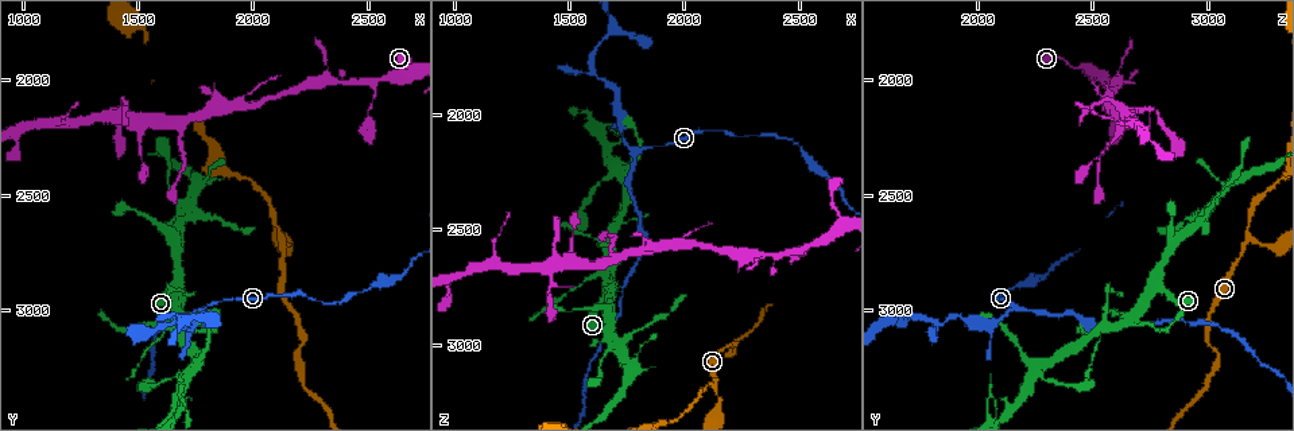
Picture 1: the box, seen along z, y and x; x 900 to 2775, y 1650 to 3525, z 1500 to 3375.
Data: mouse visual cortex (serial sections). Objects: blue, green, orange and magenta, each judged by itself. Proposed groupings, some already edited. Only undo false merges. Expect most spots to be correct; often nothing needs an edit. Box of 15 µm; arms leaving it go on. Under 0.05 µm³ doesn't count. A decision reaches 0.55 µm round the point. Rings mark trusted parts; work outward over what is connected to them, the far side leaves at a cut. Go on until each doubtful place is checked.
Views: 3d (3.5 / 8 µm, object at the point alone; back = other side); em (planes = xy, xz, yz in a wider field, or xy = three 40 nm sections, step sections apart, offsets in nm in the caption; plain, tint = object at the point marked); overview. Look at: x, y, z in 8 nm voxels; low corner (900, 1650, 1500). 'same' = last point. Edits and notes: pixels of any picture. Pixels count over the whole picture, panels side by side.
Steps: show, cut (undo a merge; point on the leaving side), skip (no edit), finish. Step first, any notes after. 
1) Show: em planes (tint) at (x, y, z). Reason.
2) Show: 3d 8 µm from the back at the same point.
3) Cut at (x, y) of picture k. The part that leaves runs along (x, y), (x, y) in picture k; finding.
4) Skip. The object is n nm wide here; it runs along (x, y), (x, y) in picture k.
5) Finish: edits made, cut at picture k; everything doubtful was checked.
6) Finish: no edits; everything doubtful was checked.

Show: 3d 8 µm at (2130, 2720, 3170). Sharp bend.

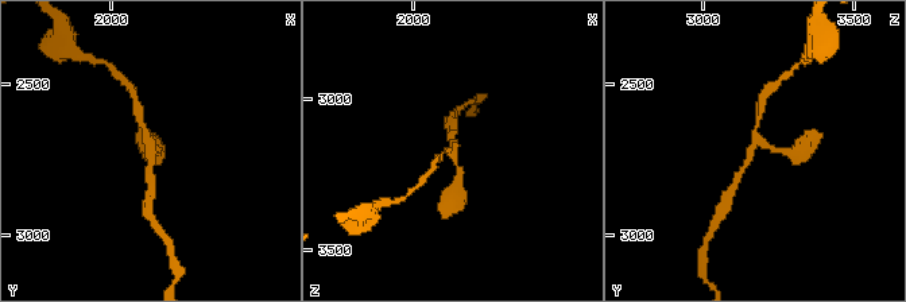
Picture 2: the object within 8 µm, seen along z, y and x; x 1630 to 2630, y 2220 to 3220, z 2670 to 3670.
Show: 3d 3.5 µm at (2120, 2710, 3160). Closer look.

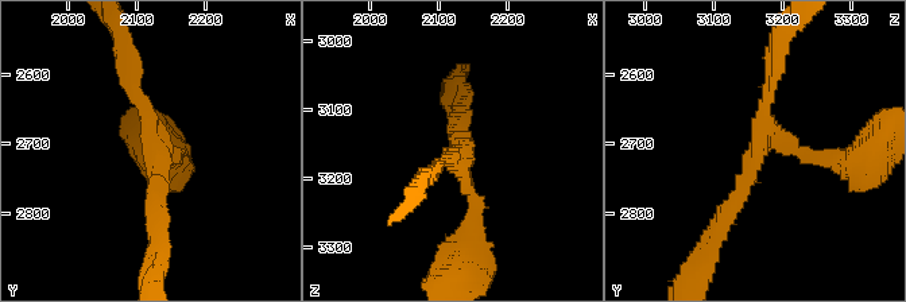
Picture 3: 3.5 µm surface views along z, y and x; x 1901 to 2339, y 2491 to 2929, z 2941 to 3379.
Show: em planes (tint) at (2130, 2710, 3160). 3 arms meet here; the arms are 150, 200, 200 nm wide; need the tissue.

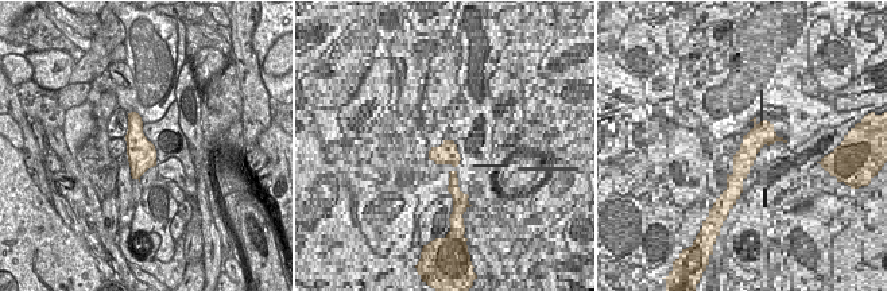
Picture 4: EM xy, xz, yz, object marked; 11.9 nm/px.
Skip. The object is 360 nm wide here; it runs along (719, 228), (759, 146), (777, 68) in picture 3; one cell here.

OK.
Show: 3d 3.5 µm at (1800, 2970, 2170). Branch point.

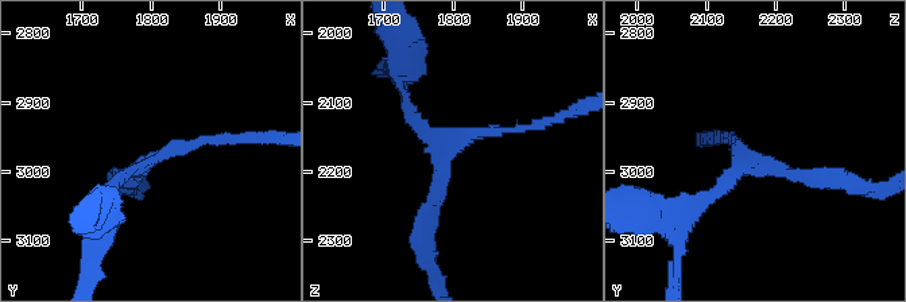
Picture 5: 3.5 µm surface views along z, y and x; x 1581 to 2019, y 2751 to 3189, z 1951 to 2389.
Show: em xy step 5 (plain) at (1800, 2975, 2170). 3 arms meet here; the arms are 100, 150, 150 nm wide.

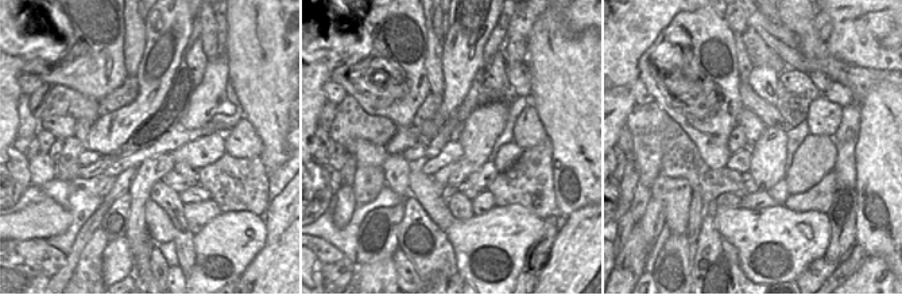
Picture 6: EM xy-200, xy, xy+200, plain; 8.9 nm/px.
Show: em xy step 5 (tint) at the same point. Where the object lies.

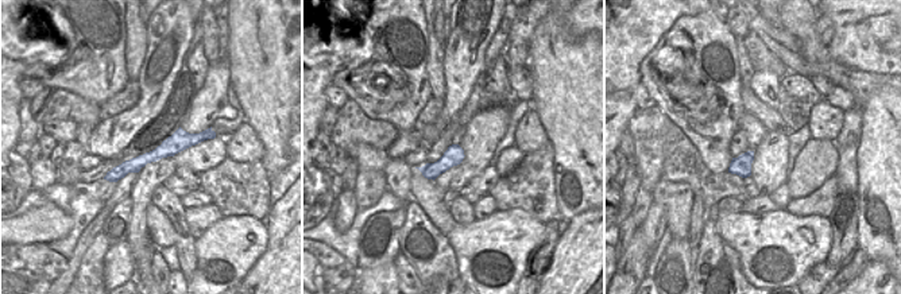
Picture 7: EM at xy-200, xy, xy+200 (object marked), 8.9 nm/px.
Skip. It runs along (204, 136), (181, 139), (109, 177) in picture 7; all the same cell.

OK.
Show: 3d 3.5 µm from the back at (1740, 2550, 3030).

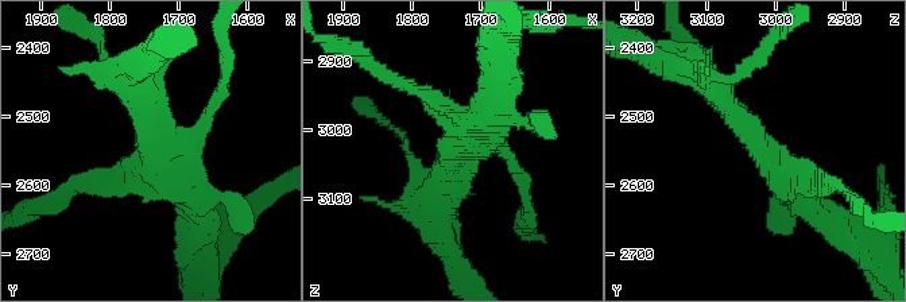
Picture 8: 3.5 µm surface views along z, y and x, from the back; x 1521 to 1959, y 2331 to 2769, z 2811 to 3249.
Show: em xy step 2 (tint) at (1730, 2545, 3025). 4 arms meet here; the arms are 150, 250, 300, 350 nm wide; shape alone is not enough.

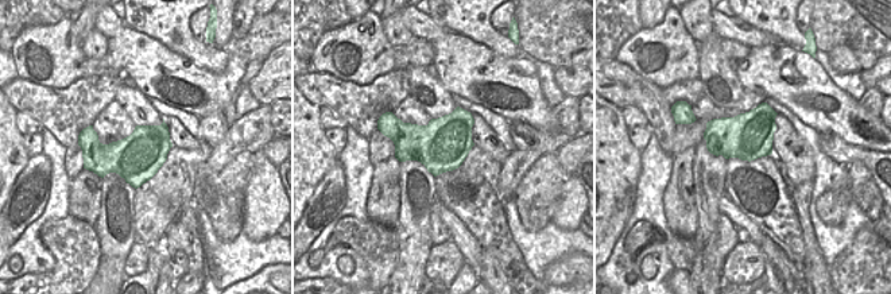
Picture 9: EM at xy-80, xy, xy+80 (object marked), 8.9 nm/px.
Show: em planes (tint) at the same point.

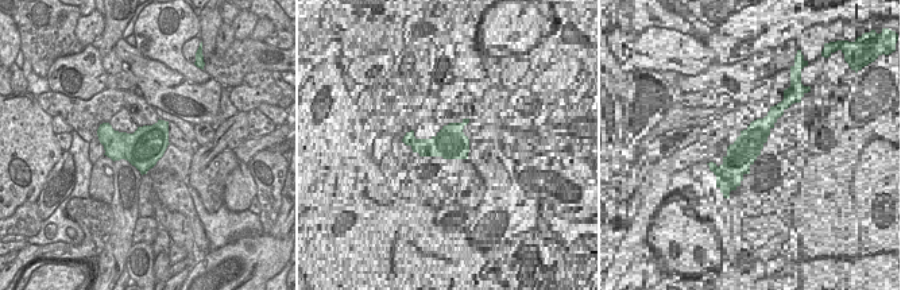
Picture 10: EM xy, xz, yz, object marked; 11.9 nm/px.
Skip. It runs along (812, 206), (704, 82) in picture 8; one cell here.

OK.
Show: 3d 3.5 µm at (1680, 3030, 2670). Arms part here.

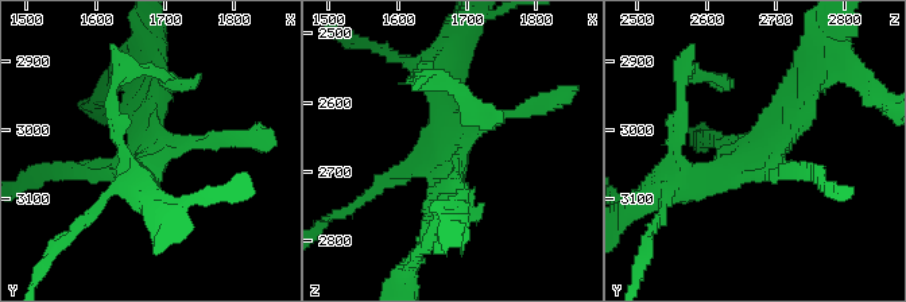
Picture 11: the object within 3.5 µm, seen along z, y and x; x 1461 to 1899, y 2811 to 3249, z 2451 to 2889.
Show: em xy step 5 (tint) at (1680, 3035, 2675). Need the tissue.

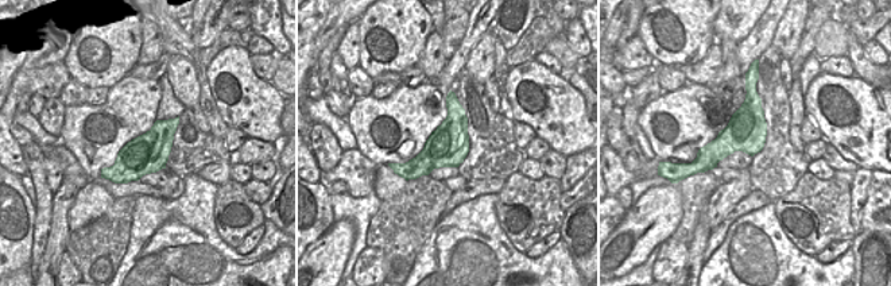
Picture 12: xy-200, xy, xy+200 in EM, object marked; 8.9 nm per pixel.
Skip. It runs along (808, 82), (763, 153), (677, 182) in picture 11; one cell here.

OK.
Show: 3d 3.5 µm at (1660, 3430, 2040). Thick turns thin.

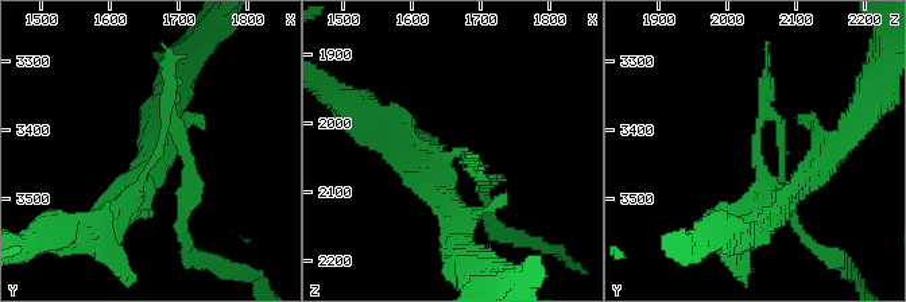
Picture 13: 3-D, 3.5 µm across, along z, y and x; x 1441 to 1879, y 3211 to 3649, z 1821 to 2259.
Show: em planes (tint) at (1665, 3430, 2040). Now the EM.

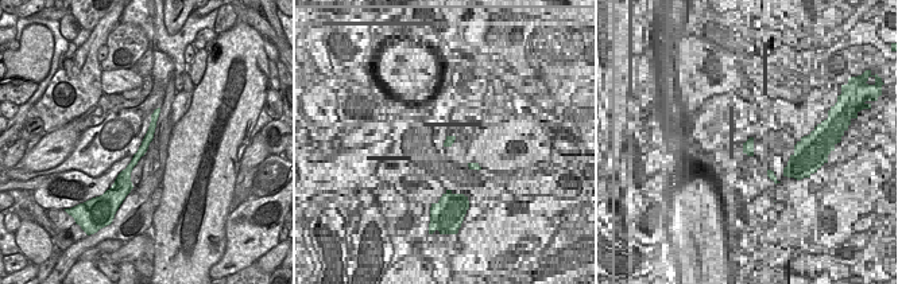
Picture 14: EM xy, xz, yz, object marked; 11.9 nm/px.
Cut at (186, 159) of picture 13. A second cell is stuck on.

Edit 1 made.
Finish: edits made, cut at picture 13; everything doubtful was checked.

